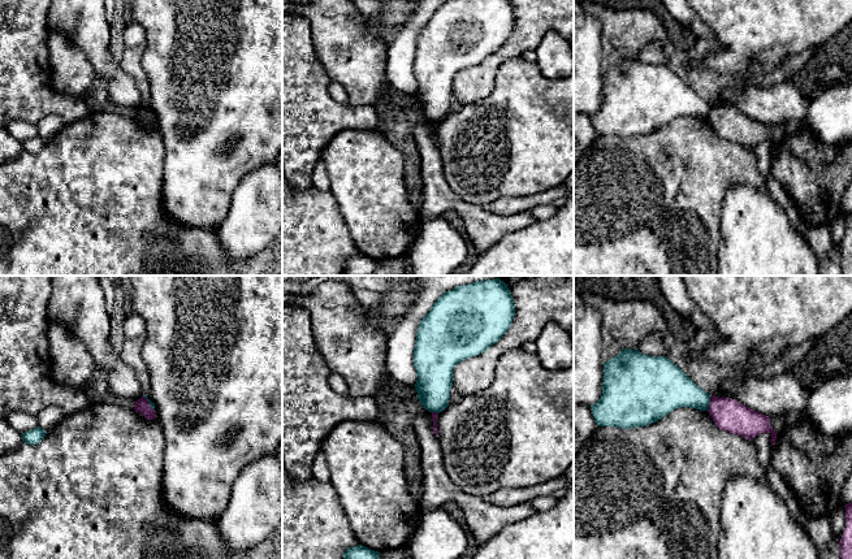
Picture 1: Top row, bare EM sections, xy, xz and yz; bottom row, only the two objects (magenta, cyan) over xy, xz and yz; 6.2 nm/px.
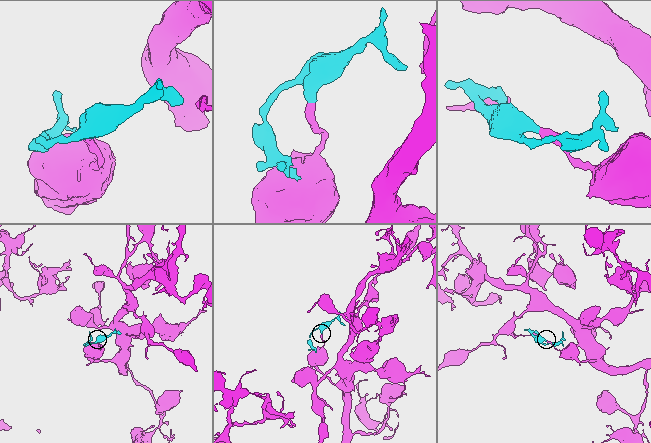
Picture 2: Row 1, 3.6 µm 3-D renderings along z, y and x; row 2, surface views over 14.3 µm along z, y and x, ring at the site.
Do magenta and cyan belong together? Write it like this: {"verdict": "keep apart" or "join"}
{"verdict": "keep apart"}

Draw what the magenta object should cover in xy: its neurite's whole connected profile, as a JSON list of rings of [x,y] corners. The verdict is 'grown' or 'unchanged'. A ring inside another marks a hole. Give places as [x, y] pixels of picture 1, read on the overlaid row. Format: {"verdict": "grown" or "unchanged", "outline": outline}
{"verdict": "unchanged", "outline": [[[144,396],[135,402],[134,410],[142,413],[147,420],[153,420],[156,417],[155,410],[151,408],[150,402]]]}

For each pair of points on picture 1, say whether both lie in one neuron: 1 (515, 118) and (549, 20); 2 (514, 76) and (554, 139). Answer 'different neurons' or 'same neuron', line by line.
1: different neurons
2: same neuron

